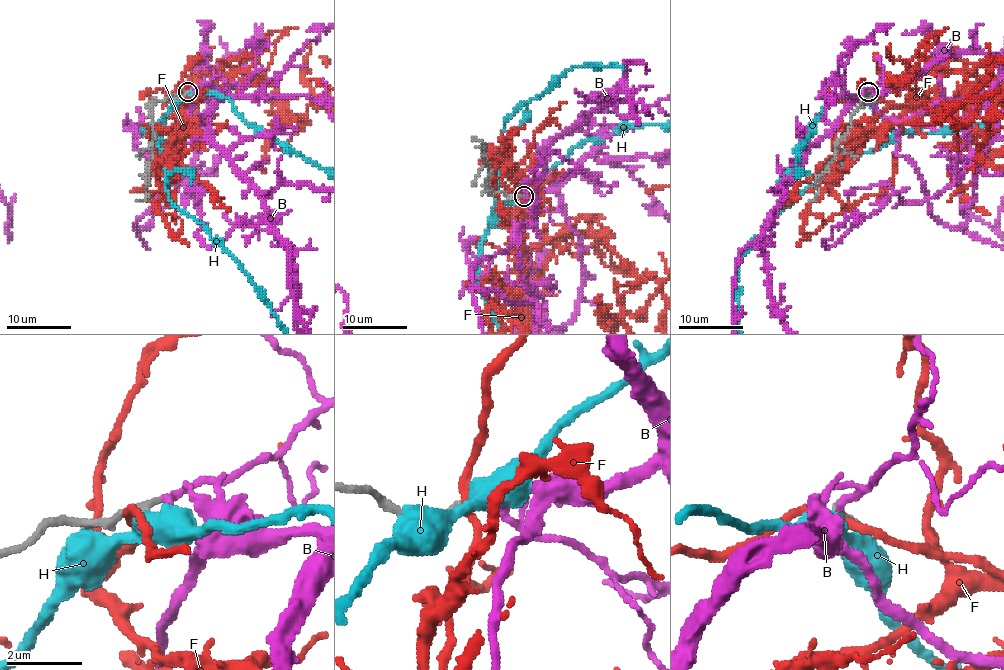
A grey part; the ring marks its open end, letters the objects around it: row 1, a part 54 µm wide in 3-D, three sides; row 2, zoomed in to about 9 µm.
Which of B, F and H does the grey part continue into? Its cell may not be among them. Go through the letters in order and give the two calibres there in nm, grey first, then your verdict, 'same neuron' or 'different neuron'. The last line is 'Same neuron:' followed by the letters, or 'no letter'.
B: 180 nm thick on the grey side, 140 nm on the other; same neuron
F: 260 nm thick on the grey side, 200 nm on the other; different neuron
H: 220 nm thick on the grey side, 480 nm on the other; different neuron
Same neuron: B

